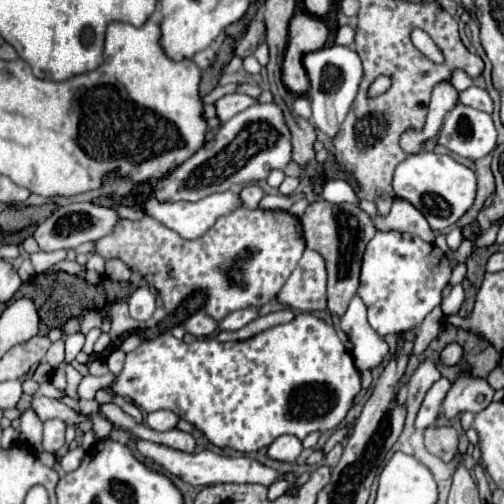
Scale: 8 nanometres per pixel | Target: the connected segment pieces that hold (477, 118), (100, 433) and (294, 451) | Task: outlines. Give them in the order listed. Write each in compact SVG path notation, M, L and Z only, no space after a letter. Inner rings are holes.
M465 104L449 110L439 134L439 144L469 160L487 156L495 148L495 142L497 132L491 116Z
M93 414L89 418L93 420L93 432L97 434L97 438L107 438L109 432L111 432L111 422L105 420L105 418L101 418L99 414Z
M283 434L279 436L267 450L267 454L273 458L273 460L283 460L283 462L295 462L297 456L301 454L303 446L301 446L301 440L293 434Z

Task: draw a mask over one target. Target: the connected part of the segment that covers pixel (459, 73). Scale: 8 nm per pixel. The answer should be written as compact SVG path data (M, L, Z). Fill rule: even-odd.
M456 69L452 73L451 84L458 92L460 92L472 86L473 80L470 79L464 71Z

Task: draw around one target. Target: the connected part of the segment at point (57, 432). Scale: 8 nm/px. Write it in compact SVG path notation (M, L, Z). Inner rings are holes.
M43 424L43 448L55 454L65 444L65 424Z

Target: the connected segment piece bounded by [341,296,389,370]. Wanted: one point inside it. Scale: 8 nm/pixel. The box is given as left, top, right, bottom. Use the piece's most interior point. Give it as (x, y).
(369, 349)

